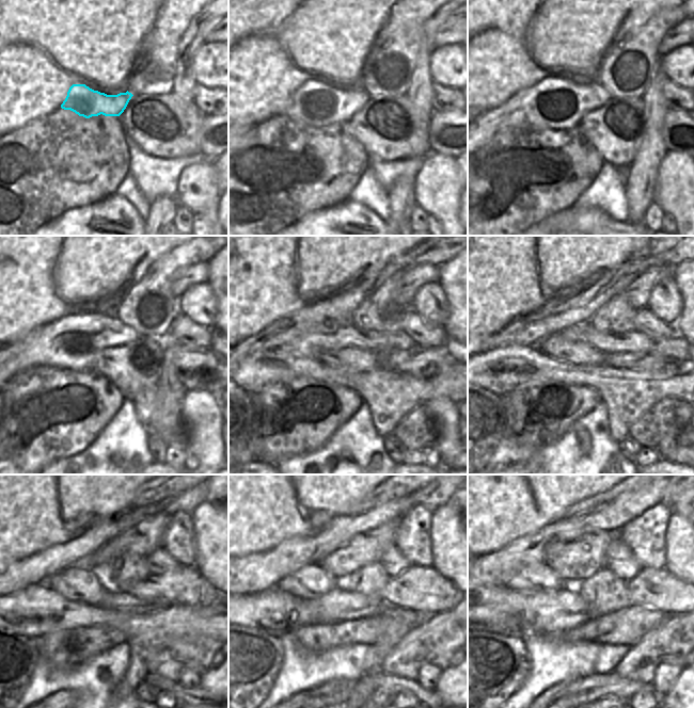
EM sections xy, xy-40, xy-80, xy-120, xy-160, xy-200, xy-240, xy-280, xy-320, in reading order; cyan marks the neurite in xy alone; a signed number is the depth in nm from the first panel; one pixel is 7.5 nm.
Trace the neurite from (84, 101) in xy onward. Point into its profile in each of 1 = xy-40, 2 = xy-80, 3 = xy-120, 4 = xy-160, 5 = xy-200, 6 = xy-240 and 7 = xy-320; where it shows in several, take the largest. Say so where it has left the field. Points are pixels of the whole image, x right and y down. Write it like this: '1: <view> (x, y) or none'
1: xy-40 (315, 103)
2: xy-80 (558, 103)
3: xy-120 (72, 342)
4: xy-160 (289, 344)
5: xy-200 (677, 349)
6: xy-240 (185, 586)
7: xy-320 (655, 588)

